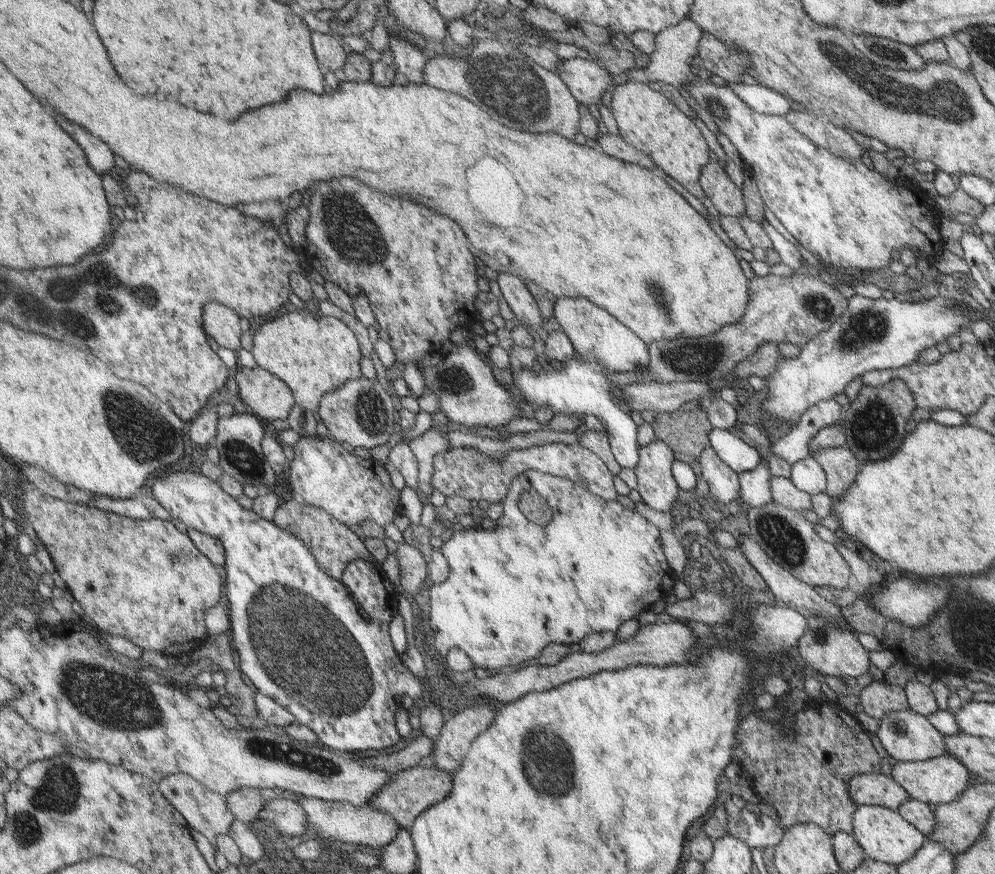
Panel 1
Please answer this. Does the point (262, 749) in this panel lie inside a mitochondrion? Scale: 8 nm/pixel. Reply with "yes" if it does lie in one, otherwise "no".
yes

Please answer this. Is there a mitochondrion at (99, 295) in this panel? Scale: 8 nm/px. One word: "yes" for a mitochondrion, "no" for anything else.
yes

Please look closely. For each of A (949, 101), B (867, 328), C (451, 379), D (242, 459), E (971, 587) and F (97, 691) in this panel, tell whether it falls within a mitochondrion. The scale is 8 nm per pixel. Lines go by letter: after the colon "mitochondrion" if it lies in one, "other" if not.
A: mitochondrion
B: mitochondrion
C: mitochondrion
D: mitochondrion
E: other
F: mitochondrion

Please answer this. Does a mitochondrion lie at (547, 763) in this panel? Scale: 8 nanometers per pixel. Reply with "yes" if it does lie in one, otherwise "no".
yes

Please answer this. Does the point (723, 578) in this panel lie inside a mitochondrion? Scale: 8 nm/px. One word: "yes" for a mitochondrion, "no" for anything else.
no

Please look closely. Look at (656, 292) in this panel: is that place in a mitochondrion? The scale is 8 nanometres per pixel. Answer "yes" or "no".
yes

